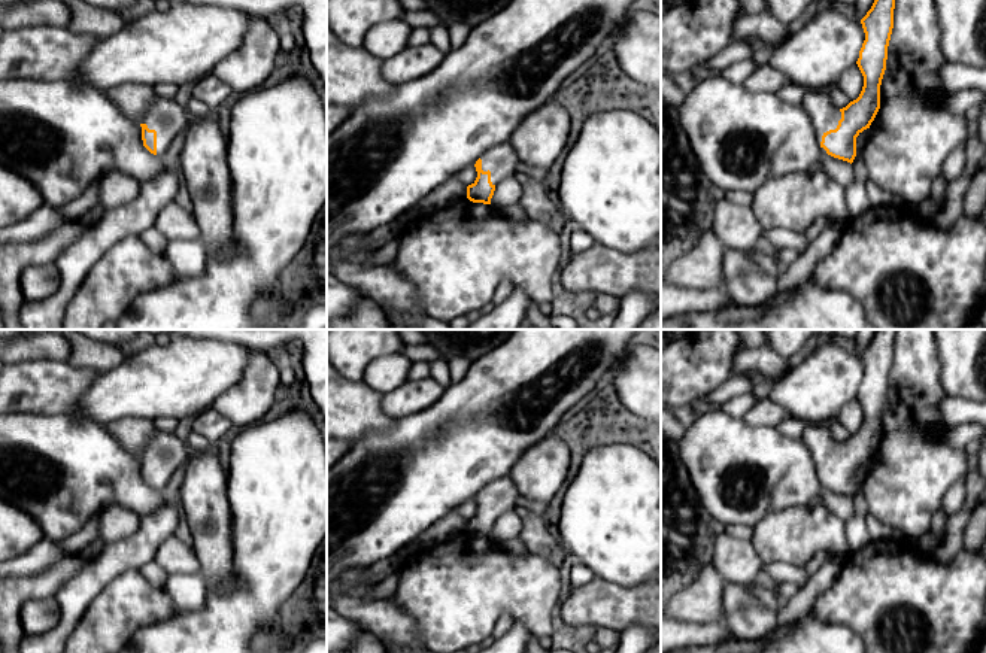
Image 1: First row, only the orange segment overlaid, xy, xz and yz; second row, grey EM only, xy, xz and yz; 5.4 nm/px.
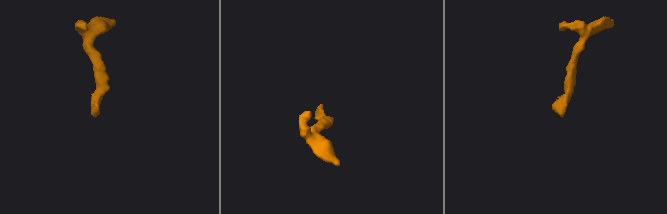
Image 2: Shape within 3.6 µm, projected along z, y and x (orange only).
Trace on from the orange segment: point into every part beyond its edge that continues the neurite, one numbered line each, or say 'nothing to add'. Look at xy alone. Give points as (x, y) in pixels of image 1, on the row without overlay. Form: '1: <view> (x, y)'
1: xy (140, 437)

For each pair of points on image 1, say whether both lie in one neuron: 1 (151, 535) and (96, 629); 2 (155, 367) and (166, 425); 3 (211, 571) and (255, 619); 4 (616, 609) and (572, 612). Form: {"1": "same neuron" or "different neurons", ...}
{"1": "different neurons", "2": "different neurons", "3": "different neurons", "4": "same neuron"}

